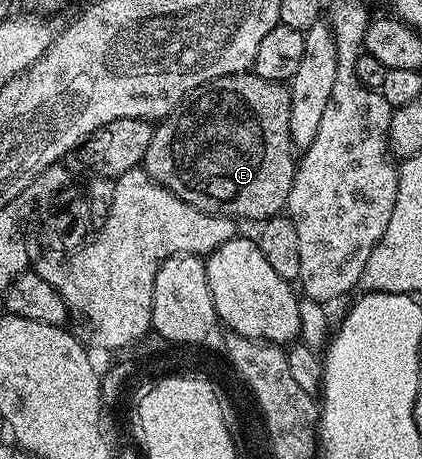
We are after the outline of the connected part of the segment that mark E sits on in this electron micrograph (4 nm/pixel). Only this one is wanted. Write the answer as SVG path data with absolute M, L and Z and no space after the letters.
M244 72L241 74L230 74L214 78L213 81L207 82L199 87L198 90L192 90L190 94L184 97L179 104L179 109L174 114L168 114L154 127L155 135L145 152L141 166L147 171L147 175L152 182L158 186L164 186L169 192L173 192L185 204L189 204L198 210L204 210L207 214L221 214L224 218L233 218L242 220L248 218L256 224L278 215L286 207L289 188L293 184L293 176L297 165L297 151L291 144L289 136L289 108L291 107L291 91L284 83L270 82L253 72Z

